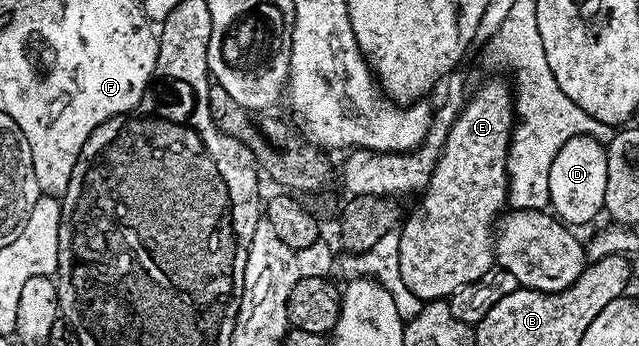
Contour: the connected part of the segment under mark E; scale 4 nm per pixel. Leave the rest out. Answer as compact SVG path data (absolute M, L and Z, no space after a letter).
M487 81L475 94L470 94L469 100L464 104L463 109L456 117L456 121L452 125L452 129L445 139L443 150L440 157L436 161L436 167L432 171L425 192L419 198L419 206L412 211L407 217L407 222L398 230L400 235L400 269L401 277L405 281L406 287L413 295L417 296L424 303L428 301L442 301L450 298L452 293L456 293L461 287L465 287L469 283L473 283L489 272L495 265L495 235L497 222L504 212L505 206L508 204L507 191L509 182L507 180L507 152L511 146L511 127L515 124L515 110L513 108L513 89L510 84L507 85L503 81Z

